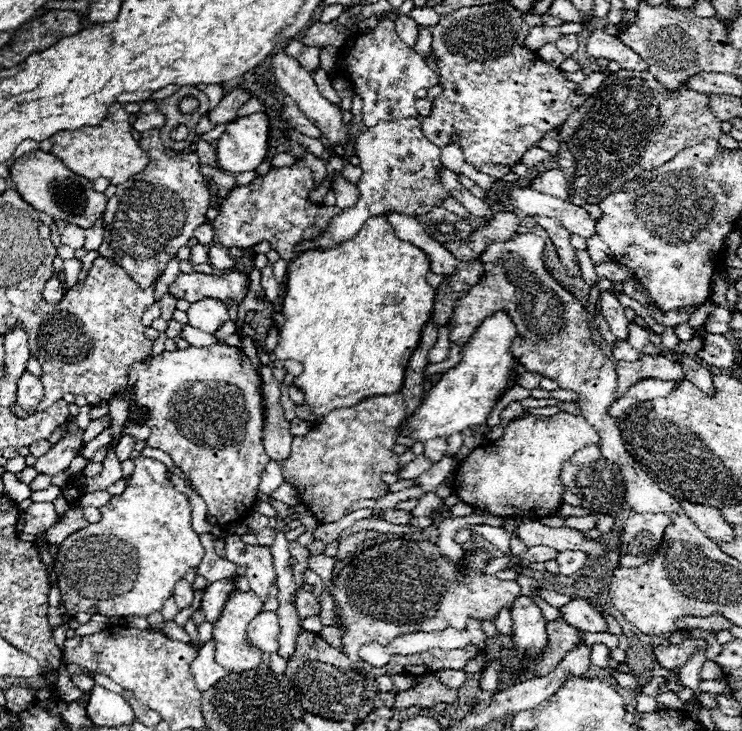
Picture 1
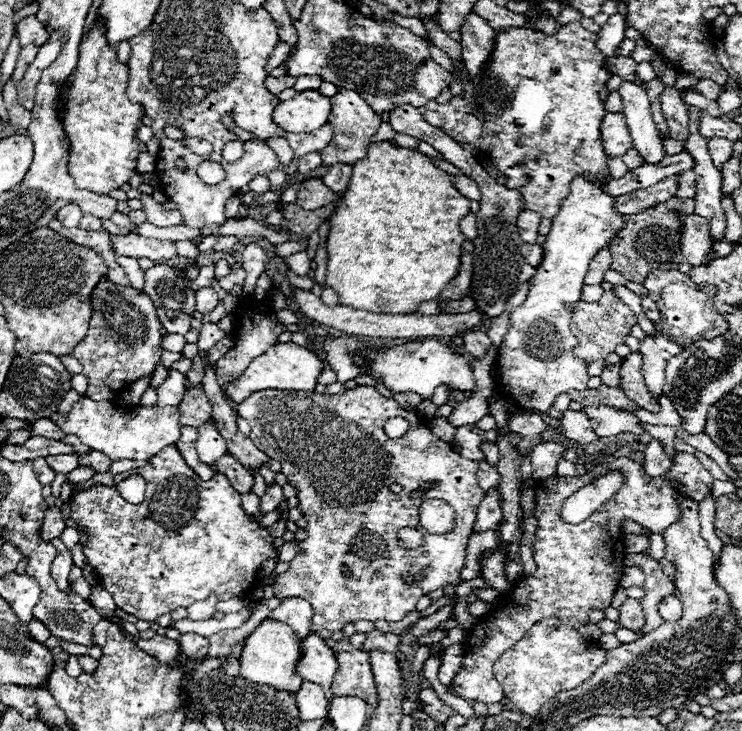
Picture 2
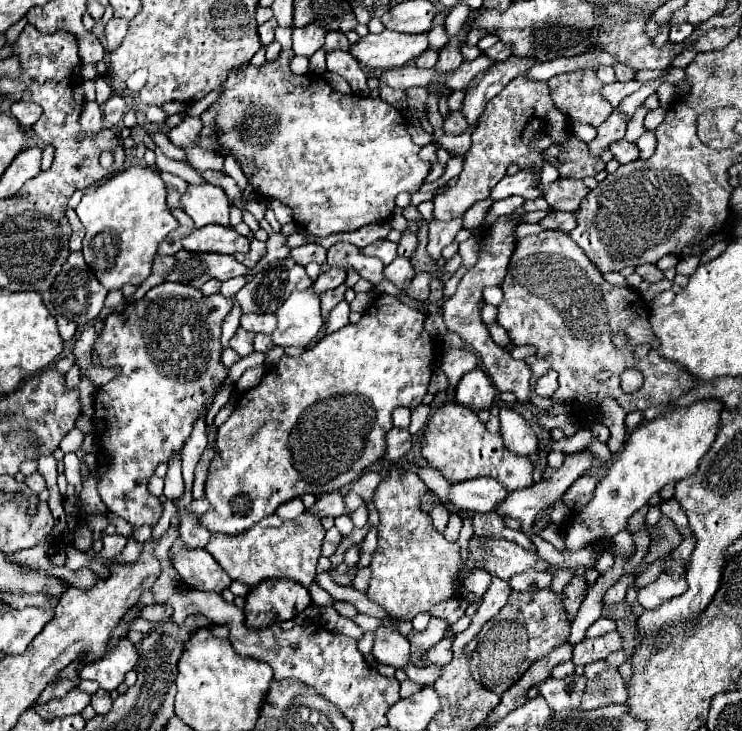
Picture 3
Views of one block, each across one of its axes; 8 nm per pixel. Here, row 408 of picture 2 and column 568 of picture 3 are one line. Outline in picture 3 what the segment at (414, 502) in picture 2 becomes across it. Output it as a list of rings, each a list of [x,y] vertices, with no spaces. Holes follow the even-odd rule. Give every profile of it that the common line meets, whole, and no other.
[[[542,230],[538,236],[518,240],[502,290],[504,302],[498,306],[498,324],[508,330],[514,346],[534,344],[538,350],[536,356],[526,358],[526,364],[532,368],[530,388],[534,390],[536,380],[550,368],[558,372],[560,386],[554,396],[540,398],[530,394],[530,402],[540,410],[572,402],[578,402],[582,410],[598,408],[604,398],[612,396],[626,412],[644,412],[656,404],[670,404],[696,386],[682,366],[666,362],[658,354],[658,338],[654,338],[648,322],[648,304],[640,294],[628,286],[608,284],[582,248],[564,232]],[[612,334],[624,334],[628,344],[616,348]],[[638,344],[652,346],[650,354],[642,360],[632,358]],[[626,368],[636,368],[644,376],[644,384],[634,394],[620,390],[620,374]],[[600,370],[612,372],[612,378],[608,382],[594,380]]]

